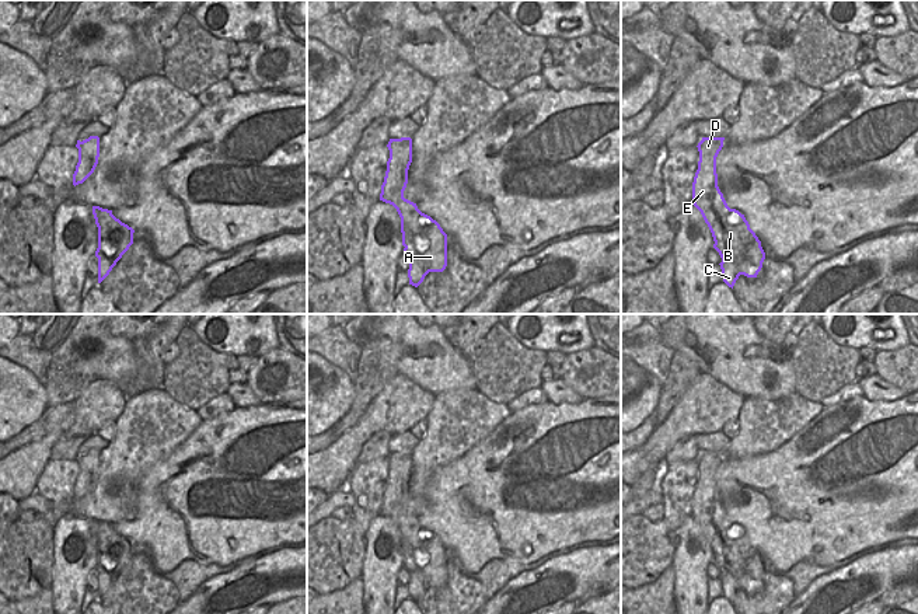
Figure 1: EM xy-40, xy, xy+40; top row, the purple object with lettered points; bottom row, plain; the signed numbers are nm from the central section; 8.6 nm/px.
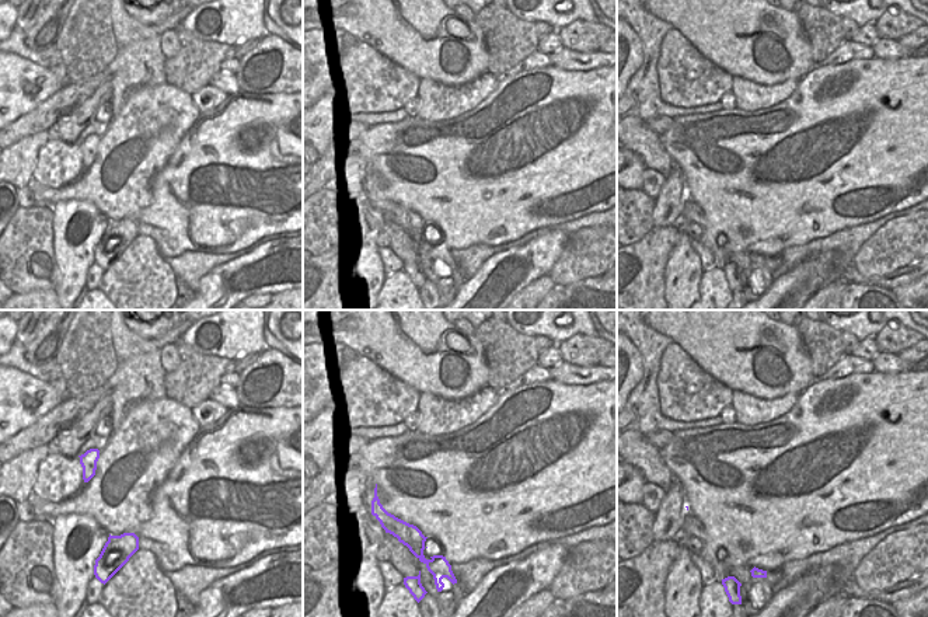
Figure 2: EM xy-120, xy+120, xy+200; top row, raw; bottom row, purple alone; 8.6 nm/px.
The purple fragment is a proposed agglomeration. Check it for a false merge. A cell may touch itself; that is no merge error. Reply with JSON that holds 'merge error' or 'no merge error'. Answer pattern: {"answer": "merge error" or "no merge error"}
{"answer": "merge error"}

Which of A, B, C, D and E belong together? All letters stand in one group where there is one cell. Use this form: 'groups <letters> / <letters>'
groups A C / B D E

